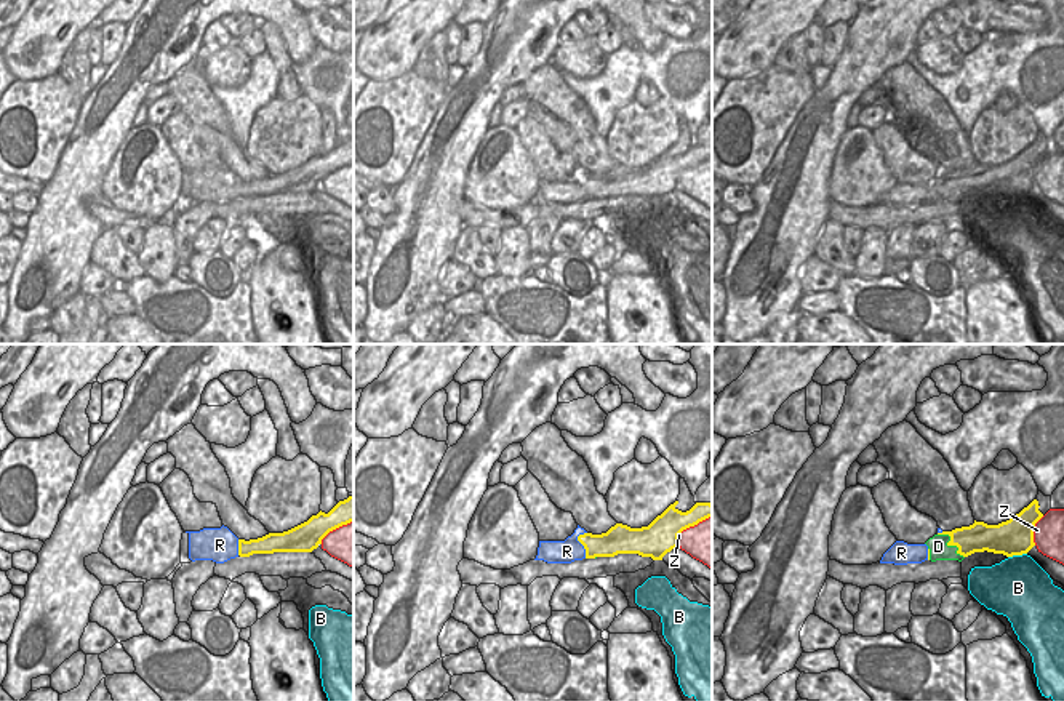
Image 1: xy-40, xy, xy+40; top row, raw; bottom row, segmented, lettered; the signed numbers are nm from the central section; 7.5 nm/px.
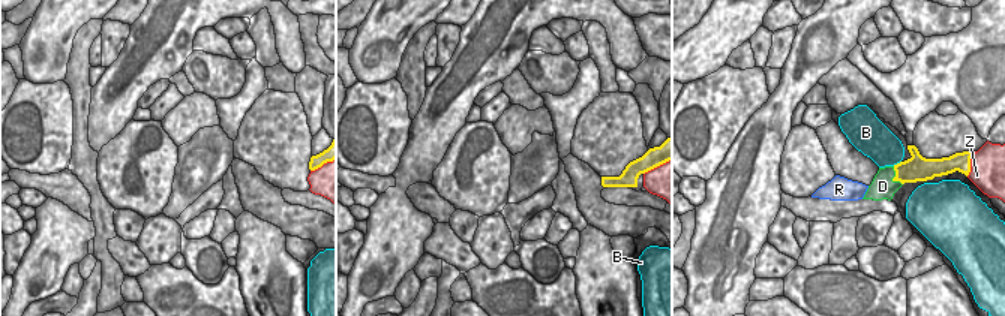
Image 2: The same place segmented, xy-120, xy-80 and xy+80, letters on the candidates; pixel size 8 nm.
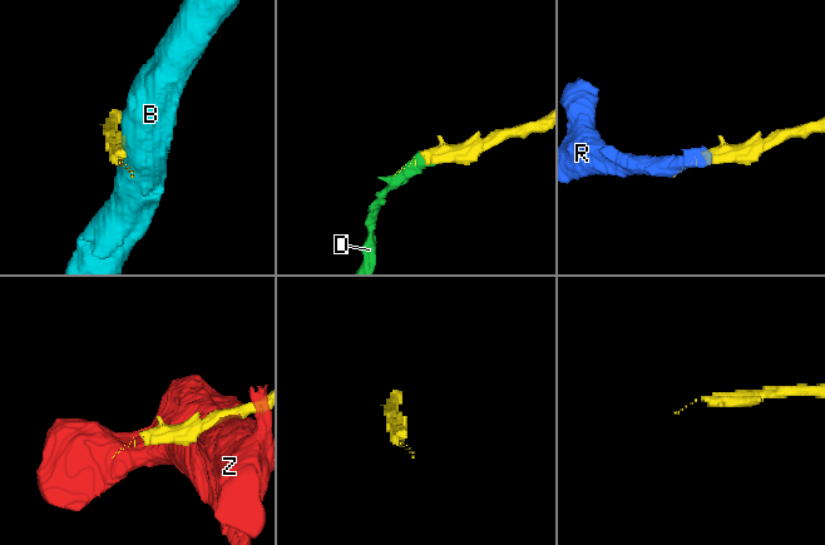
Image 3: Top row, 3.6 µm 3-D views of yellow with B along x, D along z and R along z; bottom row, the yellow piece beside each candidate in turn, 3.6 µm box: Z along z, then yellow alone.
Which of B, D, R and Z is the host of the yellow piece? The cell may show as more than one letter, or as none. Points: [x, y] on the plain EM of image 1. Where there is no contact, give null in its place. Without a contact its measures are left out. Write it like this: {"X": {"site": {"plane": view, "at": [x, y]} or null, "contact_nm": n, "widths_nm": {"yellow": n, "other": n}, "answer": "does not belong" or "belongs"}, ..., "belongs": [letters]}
{"B": {"site": {"plane": "xy+40", "at": [1016, 196]}, "contact_nm": 150, "widths_nm": {"yellow": 280, "other": 460}, "answer": "does not belong"}, "D": {"site": {"plane": "xy+40", "at": [949, 186]}, "contact_nm": 280, "widths_nm": {"yellow": 220, "other": 150}, "answer": "does not belong"}, "R": {"site": {"plane": "xy", "at": [581, 184]}, "contact_nm": 200, "widths_nm": {"yellow": 190, "other": 170}, "answer": "belongs"}, "Z": {"site": {"plane": "xy+40", "at": [1032, 172]}, "contact_nm": 240, "widths_nm": {"yellow": 280, "other": 240}, "answer": "does not belong"}, "belongs": ["R"]}

